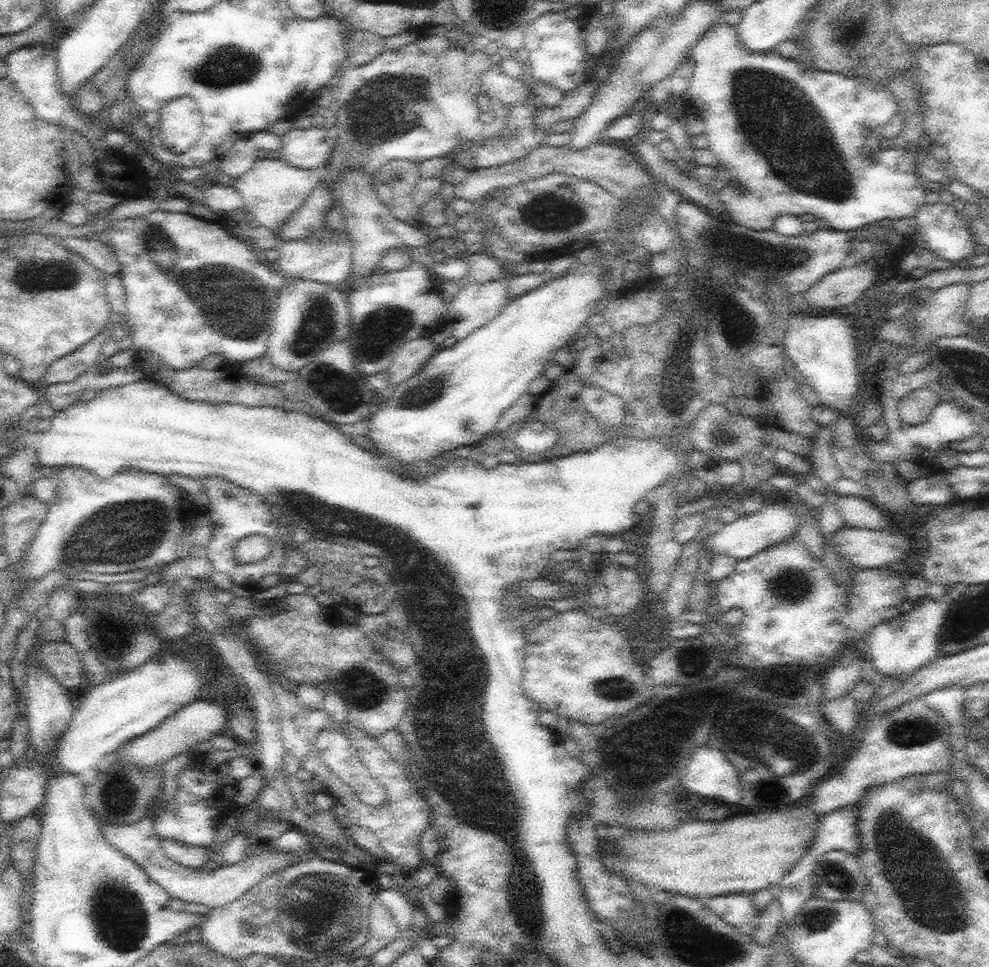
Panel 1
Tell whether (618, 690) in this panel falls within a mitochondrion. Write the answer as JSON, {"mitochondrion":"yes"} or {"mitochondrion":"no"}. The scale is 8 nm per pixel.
{"mitochondrion":"yes"}

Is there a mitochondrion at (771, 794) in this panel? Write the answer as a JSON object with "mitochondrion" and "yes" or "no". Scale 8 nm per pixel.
{"mitochondrion":"no"}

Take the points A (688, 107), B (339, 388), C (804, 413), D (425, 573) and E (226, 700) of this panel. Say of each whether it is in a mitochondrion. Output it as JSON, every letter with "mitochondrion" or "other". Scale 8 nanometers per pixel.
{"A":"other","B":"mitochondrion","C":"other","D":"mitochondrion","E":"other"}

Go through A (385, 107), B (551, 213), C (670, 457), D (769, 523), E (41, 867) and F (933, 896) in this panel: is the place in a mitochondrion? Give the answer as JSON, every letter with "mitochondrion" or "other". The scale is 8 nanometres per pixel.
{"A":"mitochondrion","B":"mitochondrion","C":"other","D":"other","E":"other","F":"mitochondrion"}

